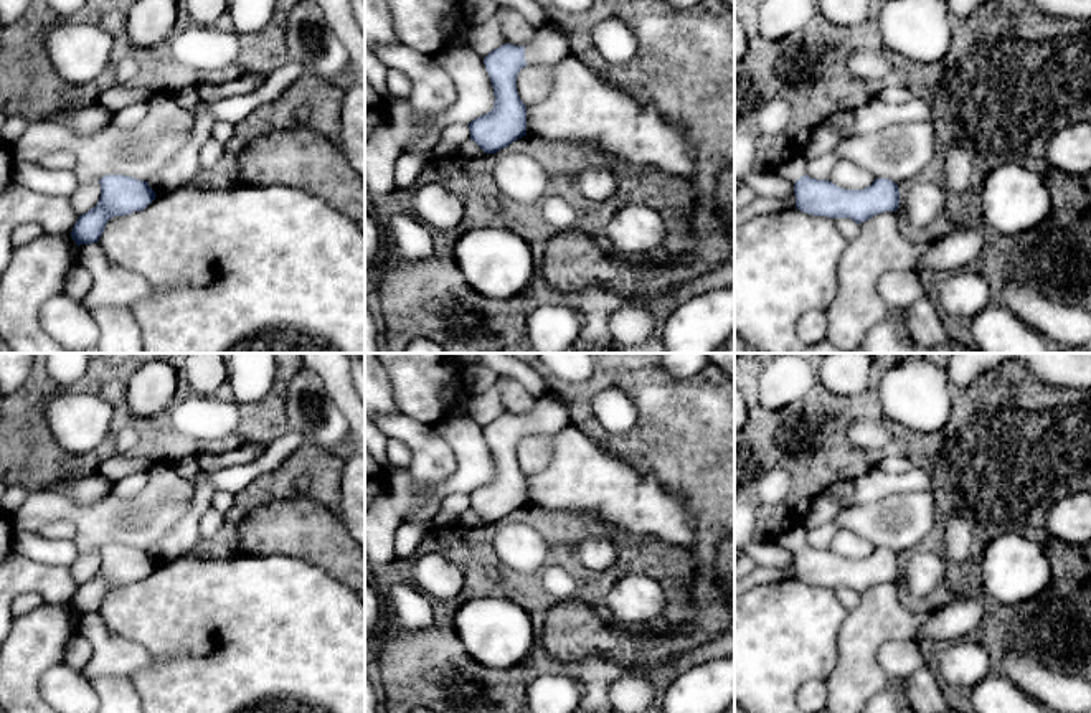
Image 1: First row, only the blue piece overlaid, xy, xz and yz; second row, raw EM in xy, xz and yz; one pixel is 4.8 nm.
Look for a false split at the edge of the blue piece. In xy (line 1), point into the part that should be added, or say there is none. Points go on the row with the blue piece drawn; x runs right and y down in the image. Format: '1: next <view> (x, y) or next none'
1: next none

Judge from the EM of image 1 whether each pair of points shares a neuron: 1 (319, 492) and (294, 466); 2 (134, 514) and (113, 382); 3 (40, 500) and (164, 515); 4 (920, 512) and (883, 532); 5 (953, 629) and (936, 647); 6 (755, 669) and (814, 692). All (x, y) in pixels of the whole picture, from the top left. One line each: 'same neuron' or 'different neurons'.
1: same neuron
2: different neurons
3: same neuron
4: same neuron
5: different neurons
6: different neurons

